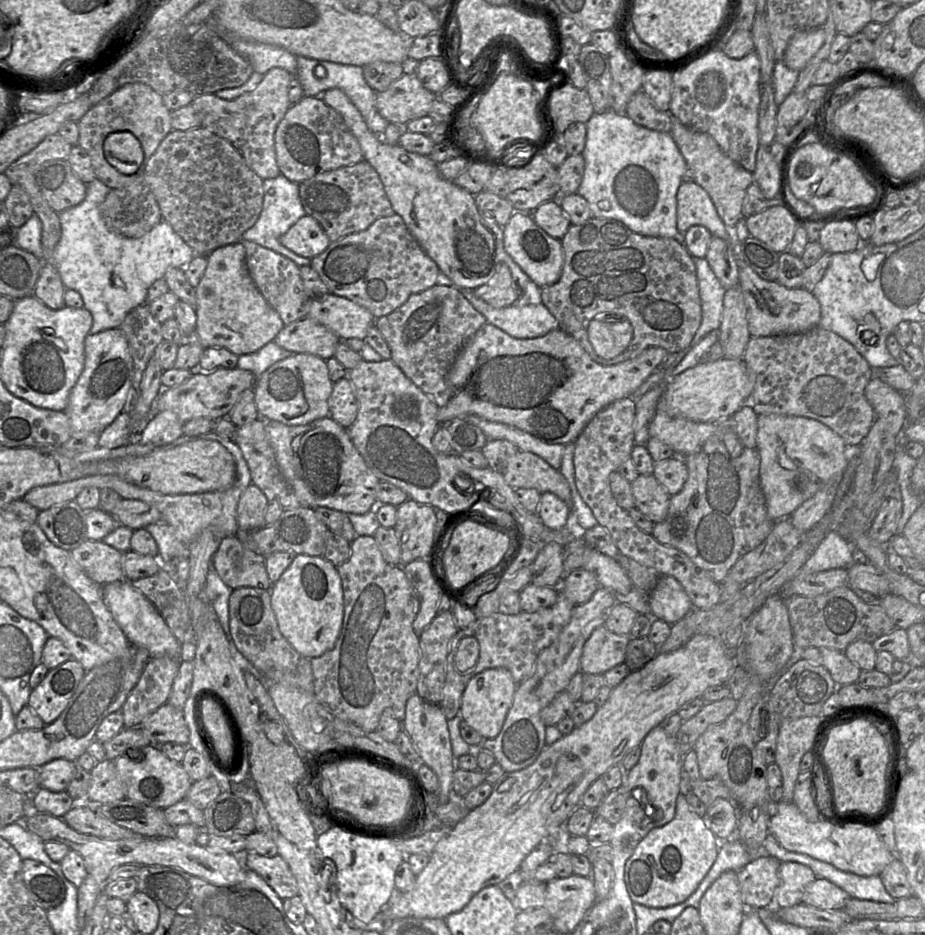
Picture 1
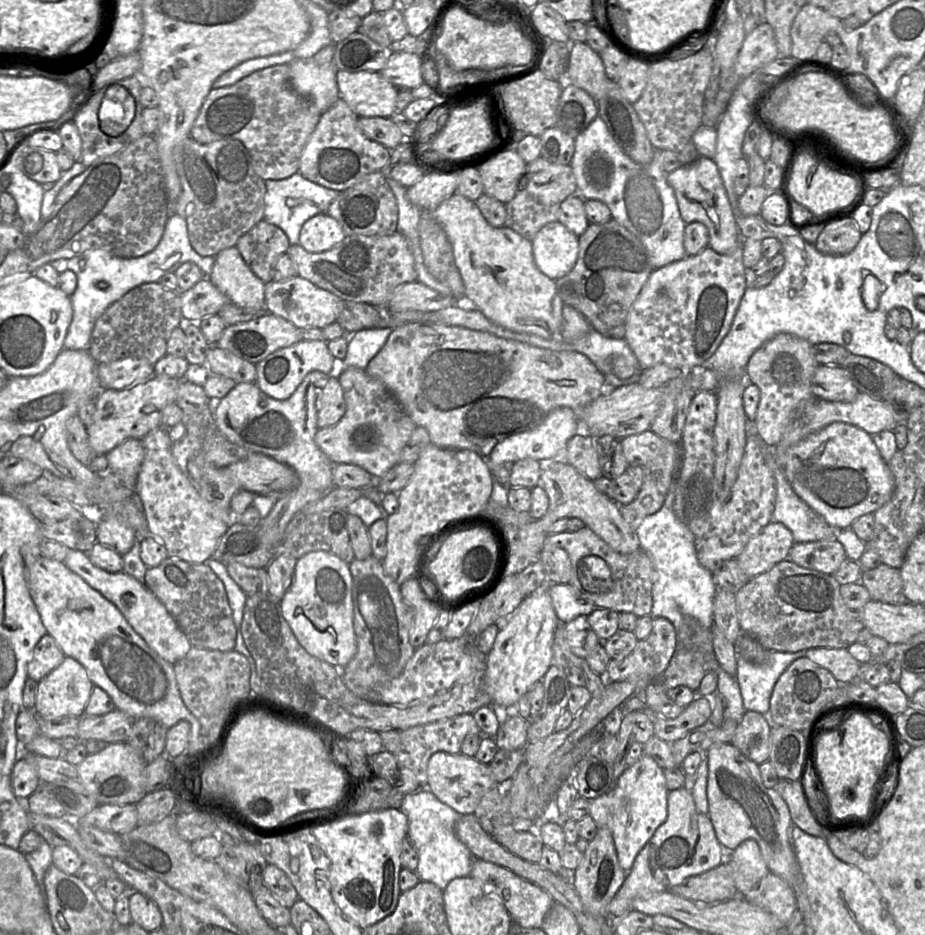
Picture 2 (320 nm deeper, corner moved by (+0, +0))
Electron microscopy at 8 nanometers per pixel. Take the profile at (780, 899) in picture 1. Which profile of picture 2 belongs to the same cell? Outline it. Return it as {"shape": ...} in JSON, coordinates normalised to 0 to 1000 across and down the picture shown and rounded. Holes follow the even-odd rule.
{"shape":[[[805,898],[794,908],[789,924],[798,958],[805,958],[817,951],[823,941],[832,933],[815,898]]]}

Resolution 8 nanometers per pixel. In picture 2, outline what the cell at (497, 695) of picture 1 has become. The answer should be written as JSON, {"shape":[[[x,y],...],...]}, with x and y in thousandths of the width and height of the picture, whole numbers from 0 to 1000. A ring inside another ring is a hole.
{"shape":[[[590,621],[585,628],[583,628],[576,634],[572,635],[571,637],[566,640],[566,642],[564,643],[562,648],[559,650],[559,652],[550,660],[549,666],[538,677],[535,683],[533,693],[530,696],[530,698],[526,701],[525,718],[524,718],[524,724],[523,724],[524,738],[528,741],[528,743],[531,745],[532,755],[538,758],[555,758],[564,743],[566,743],[578,730],[586,728],[588,722],[598,710],[597,691],[598,691],[598,684],[599,684],[599,676],[603,668],[604,663],[598,650],[596,637],[594,634],[594,628],[596,625],[600,625],[600,624],[592,624]]]}

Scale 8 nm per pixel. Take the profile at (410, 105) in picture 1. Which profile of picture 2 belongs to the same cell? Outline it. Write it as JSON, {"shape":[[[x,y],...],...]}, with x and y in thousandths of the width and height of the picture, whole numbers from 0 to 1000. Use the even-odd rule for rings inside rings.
{"shape":[[[375,77],[363,79],[366,104],[387,125],[422,126],[429,120],[430,94],[411,77]]]}

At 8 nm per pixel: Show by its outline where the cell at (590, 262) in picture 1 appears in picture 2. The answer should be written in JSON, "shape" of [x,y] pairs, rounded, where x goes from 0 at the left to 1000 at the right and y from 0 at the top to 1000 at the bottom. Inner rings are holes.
{"shape":[[[664,234],[655,239],[639,239],[626,252],[622,284],[614,293],[600,299],[601,310],[609,324],[627,334],[641,353],[657,361],[675,363],[680,332],[706,289],[698,265],[679,245]]]}

